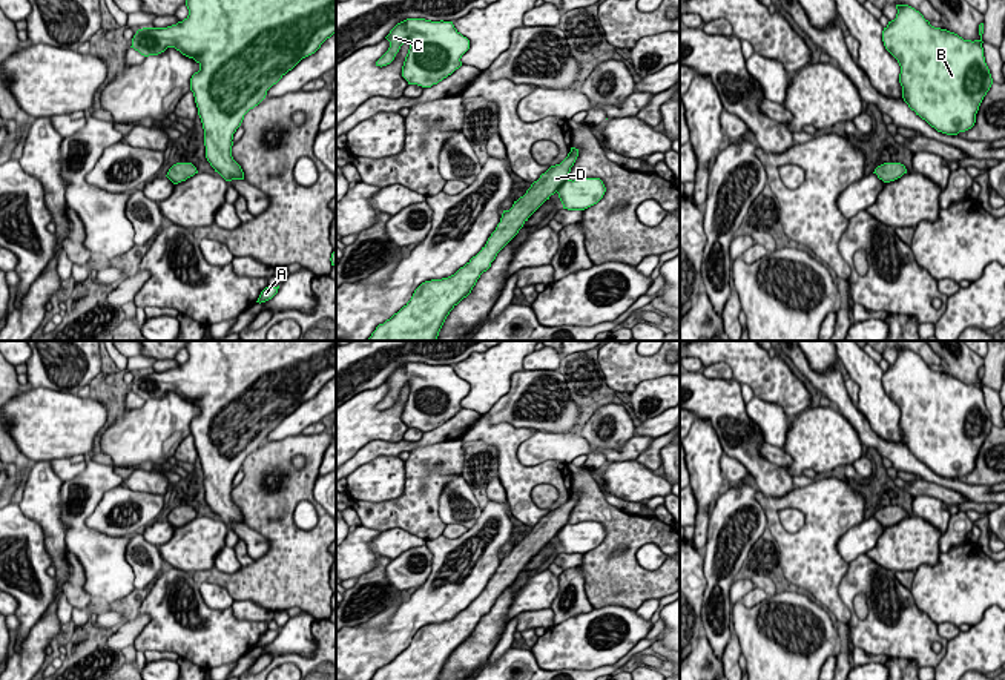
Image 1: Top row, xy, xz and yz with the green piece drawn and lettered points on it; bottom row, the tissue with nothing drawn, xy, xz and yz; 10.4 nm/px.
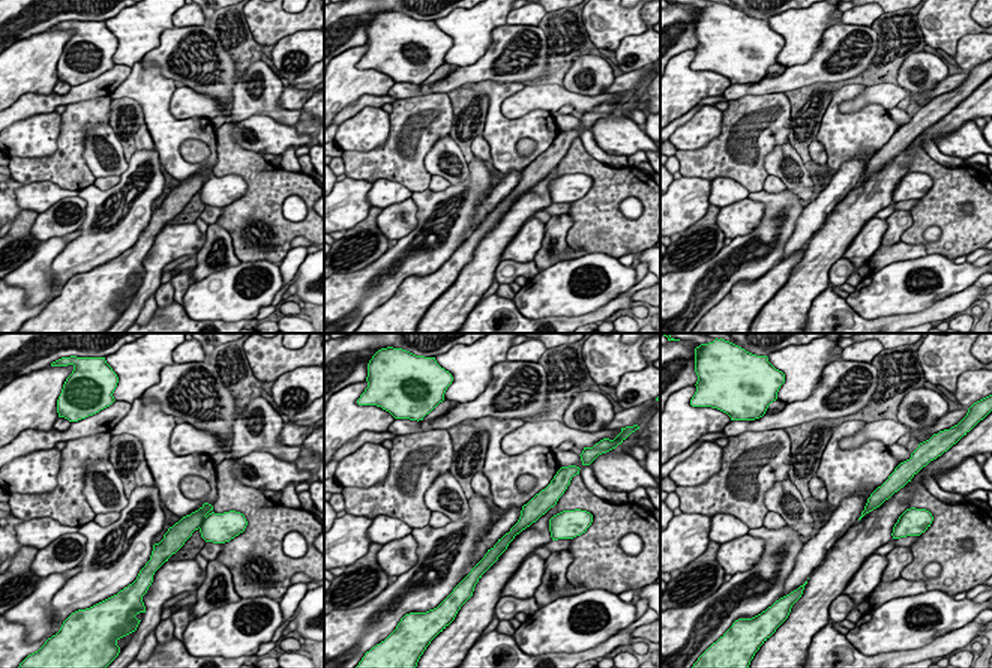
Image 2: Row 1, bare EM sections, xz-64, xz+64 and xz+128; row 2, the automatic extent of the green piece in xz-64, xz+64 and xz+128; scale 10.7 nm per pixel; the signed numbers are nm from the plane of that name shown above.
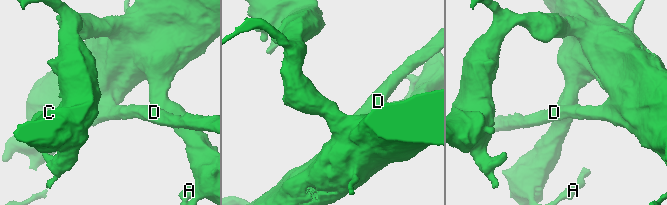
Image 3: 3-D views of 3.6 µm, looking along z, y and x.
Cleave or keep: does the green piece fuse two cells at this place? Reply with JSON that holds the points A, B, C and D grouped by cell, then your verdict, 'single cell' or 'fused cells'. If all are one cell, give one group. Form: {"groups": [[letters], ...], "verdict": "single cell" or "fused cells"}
{"groups": [["A", "B", "C", "D"]], "verdict": "single cell"}

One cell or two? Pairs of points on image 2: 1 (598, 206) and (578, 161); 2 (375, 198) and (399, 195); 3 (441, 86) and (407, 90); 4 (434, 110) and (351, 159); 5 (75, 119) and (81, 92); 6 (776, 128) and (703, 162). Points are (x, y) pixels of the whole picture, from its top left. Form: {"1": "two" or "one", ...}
{"1": "one", "2": "one", "3": "one", "4": "one", "5": "two", "6": "one"}

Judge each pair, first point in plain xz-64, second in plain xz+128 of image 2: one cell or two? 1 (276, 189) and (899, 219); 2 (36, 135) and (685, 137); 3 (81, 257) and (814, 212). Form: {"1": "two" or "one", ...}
{"1": "two", "2": "one", "3": "two"}

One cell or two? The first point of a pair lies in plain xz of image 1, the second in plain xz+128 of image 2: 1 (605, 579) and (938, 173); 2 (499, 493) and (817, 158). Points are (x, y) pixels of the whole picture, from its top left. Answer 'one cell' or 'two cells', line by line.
1: one cell
2: one cell

